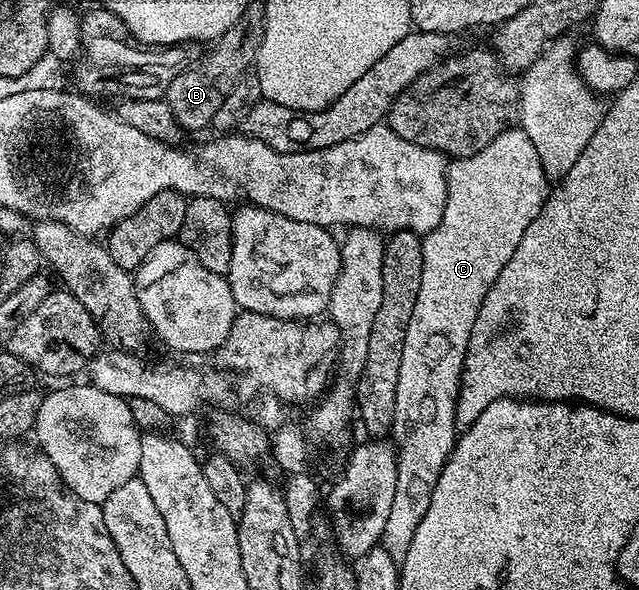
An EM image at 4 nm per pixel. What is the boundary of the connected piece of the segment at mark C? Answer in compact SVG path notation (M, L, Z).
M521 129L501 133L481 153L473 157L454 160L447 168L447 200L445 213L428 235L422 236L423 264L421 265L421 290L413 305L413 317L409 317L409 329L405 329L405 346L401 348L401 373L397 376L397 401L393 405L393 425L390 434L399 452L397 461L397 490L393 506L385 524L381 543L387 552L401 561L413 542L413 533L433 501L433 489L445 461L451 456L457 438L455 410L459 386L465 365L465 353L469 349L469 337L473 333L473 321L481 313L481 301L485 293L497 281L497 273L505 269L505 261L513 257L525 229L533 225L533 217L541 213L547 203L549 178L539 165L533 142Z

